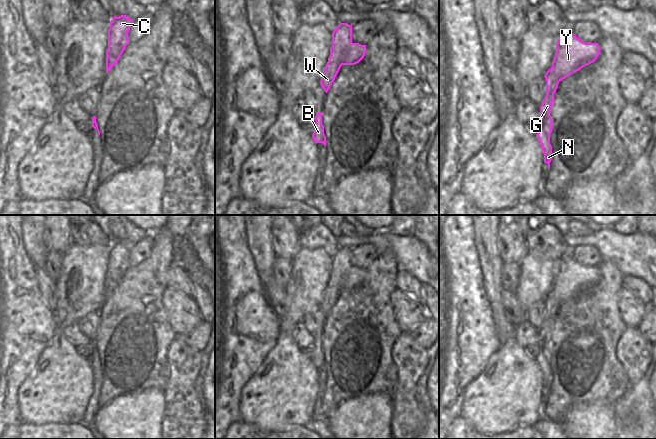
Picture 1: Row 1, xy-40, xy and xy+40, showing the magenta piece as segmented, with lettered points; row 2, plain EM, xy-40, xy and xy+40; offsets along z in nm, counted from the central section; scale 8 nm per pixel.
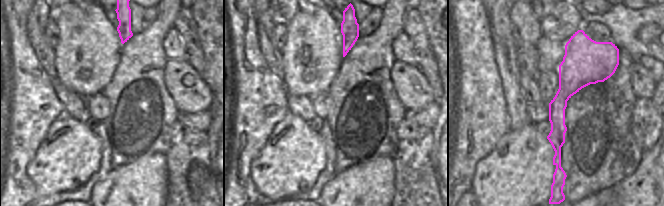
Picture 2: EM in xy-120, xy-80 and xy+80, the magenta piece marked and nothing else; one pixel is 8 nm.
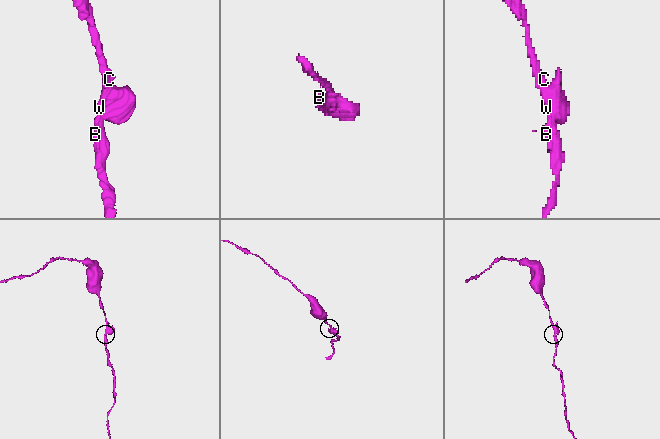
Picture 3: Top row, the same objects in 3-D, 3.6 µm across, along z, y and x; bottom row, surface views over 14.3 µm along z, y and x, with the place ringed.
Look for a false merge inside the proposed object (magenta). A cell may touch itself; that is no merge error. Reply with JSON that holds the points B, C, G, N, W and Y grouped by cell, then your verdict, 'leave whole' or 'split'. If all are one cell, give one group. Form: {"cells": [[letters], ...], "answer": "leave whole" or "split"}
{"cells": [["B", "C", "G", "N", "W", "Y"]], "answer": "leave whole"}

